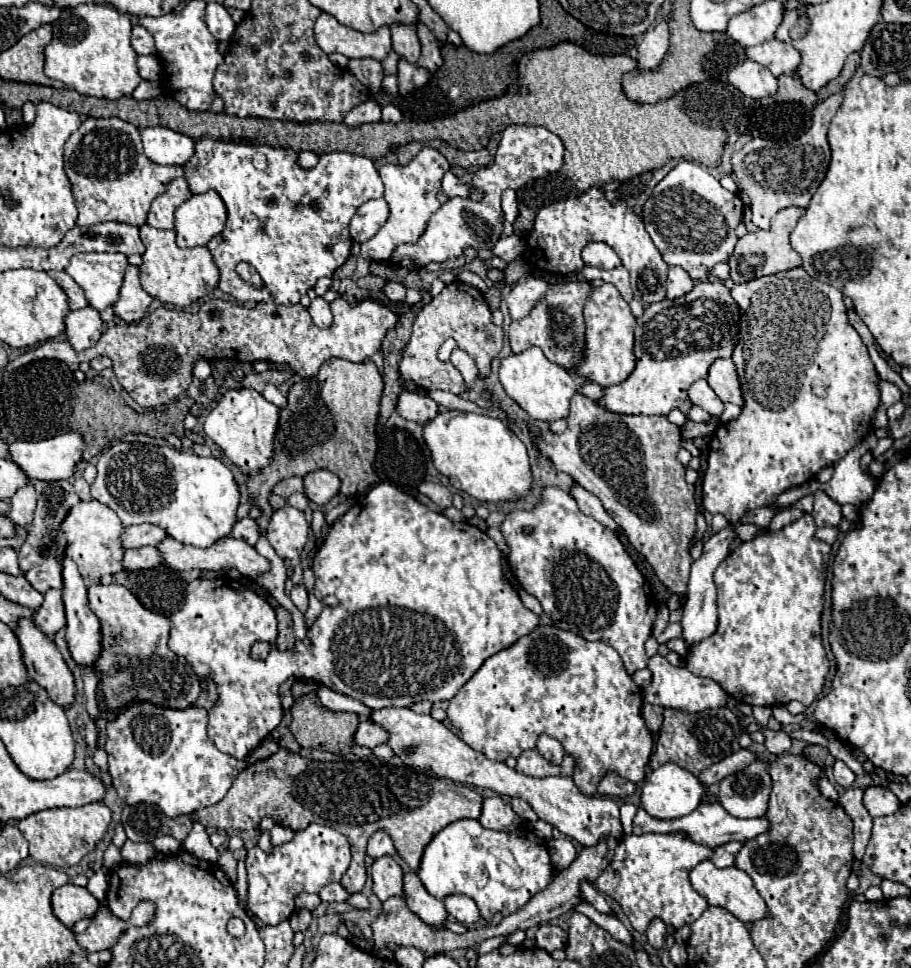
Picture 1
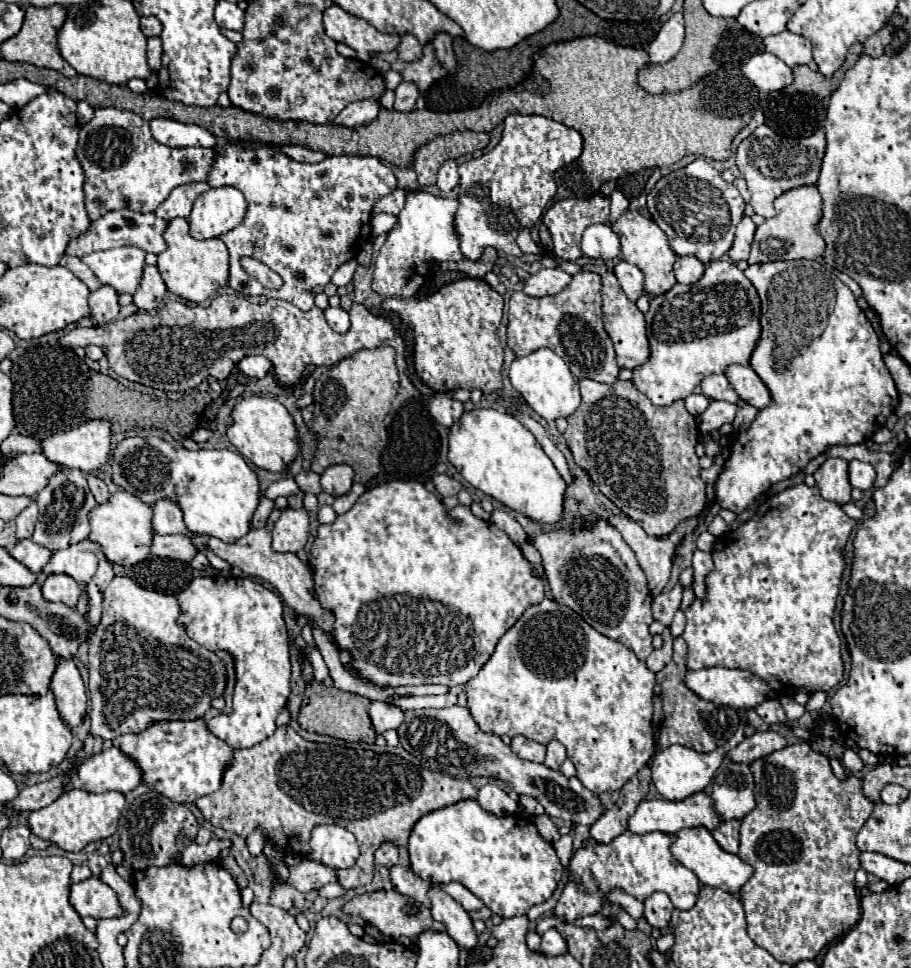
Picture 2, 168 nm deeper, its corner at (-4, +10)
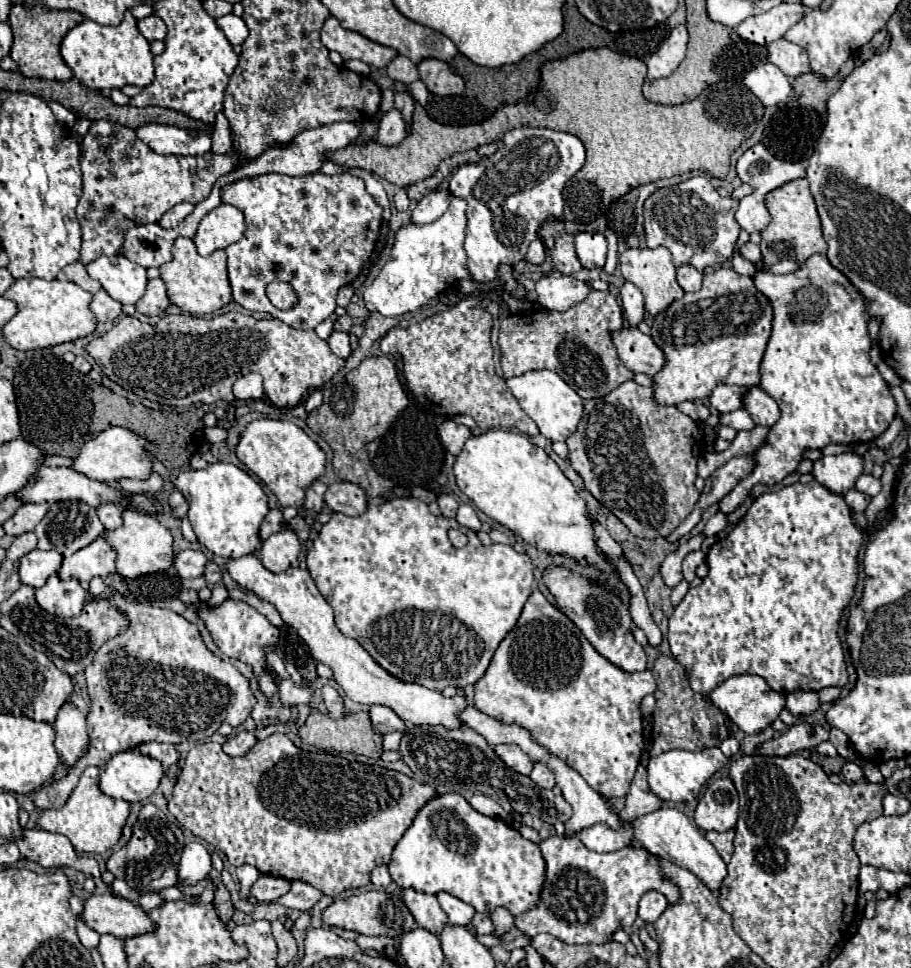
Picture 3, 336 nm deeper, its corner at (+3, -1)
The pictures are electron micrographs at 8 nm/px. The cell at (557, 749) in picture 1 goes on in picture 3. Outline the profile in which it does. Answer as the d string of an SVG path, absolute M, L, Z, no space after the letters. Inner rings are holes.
M535 763L531 775L529 775L541 789L553 789L555 787L555 775L551 773L551 769L547 769L547 765L543 763Z

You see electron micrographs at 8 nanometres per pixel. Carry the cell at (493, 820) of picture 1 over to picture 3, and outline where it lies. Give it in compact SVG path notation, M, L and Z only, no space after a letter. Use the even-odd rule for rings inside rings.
M475 793L475 795L469 799L469 803L471 803L473 809L477 809L477 811L483 813L483 815L497 817L497 819L505 819L505 817L507 817L507 811L505 811L497 801L493 801L491 797L487 797L487 795L483 795L483 793Z

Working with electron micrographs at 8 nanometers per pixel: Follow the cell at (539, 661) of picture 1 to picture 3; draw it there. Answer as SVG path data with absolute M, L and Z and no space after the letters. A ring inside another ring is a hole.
M541 591L527 599L517 625L497 647L485 675L475 683L475 707L505 723L519 723L531 731L533 739L561 757L603 797L625 797L633 781L643 751L641 699L655 691L651 671L625 673L601 657L575 623L551 605Z

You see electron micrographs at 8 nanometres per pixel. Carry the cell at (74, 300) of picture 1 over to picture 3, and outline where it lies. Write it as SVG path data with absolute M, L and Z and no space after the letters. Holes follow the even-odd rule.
M79 261L67 265L65 269L61 269L61 275L63 275L63 279L77 283L81 289L85 289L85 291L89 291L89 293L97 293L97 291L101 289L101 283L95 281L95 279L91 279L91 277L87 275L87 271L85 271L85 265L79 263Z

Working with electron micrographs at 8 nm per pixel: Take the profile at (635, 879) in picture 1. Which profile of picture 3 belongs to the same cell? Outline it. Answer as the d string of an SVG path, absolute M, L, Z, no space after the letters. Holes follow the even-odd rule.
M549 837L539 843L547 863L543 891L535 909L515 917L515 927L533 939L539 933L549 933L569 945L607 943L621 927L631 927L637 919L637 903L645 891L661 891L669 903L677 901L677 887L661 873L655 857L645 849L619 849L615 853L589 851L575 837Z

